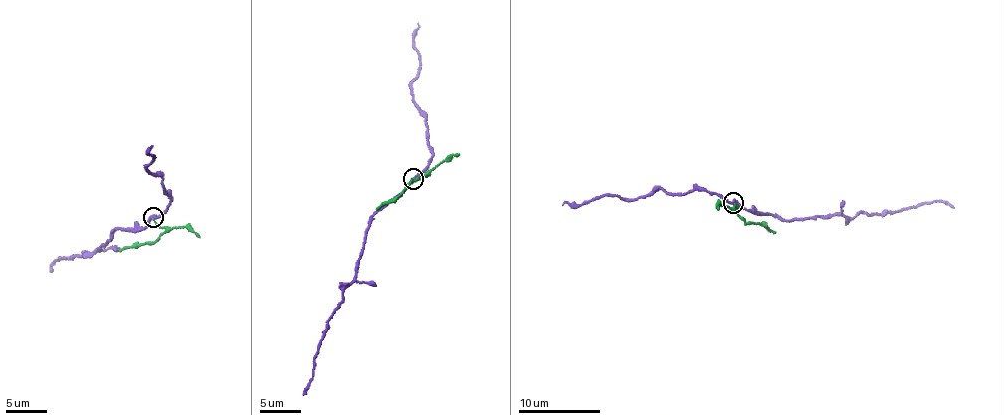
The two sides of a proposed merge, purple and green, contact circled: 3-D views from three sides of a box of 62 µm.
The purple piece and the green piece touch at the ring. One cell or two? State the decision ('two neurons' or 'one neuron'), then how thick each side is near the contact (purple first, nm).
two neurons; 280 nm thick on the purple side, 150 nm on the other

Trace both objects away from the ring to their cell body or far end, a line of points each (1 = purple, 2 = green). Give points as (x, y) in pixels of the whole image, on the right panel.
1: (732, 202), (783, 219), (850, 217), (935, 202), (954, 208)
2: (734, 202), (734, 208), (745, 222), (775, 232)

